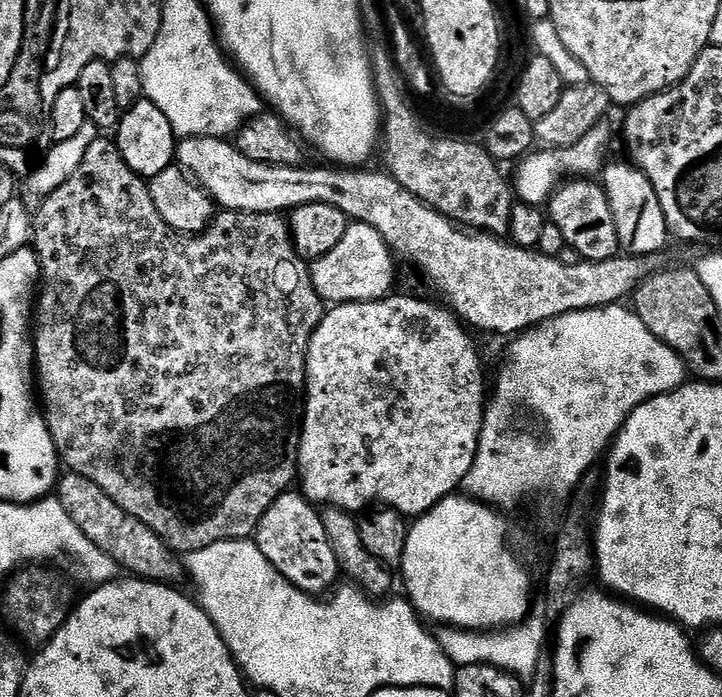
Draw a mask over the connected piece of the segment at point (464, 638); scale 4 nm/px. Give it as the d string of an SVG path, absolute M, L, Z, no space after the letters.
M537 614L529 615L523 624L511 630L489 630L470 632L459 628L441 627L438 639L444 652L457 666L466 664L489 664L511 672L517 678L535 677L536 667L540 664L540 655L544 652L544 620Z

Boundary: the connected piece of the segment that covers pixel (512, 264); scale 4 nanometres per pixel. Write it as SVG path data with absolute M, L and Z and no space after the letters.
M189 136L181 139L176 145L175 163L207 190L221 209L230 212L284 214L303 204L325 204L342 210L349 221L374 226L374 230L386 238L393 253L413 260L432 279L433 286L449 300L447 303L465 325L473 329L481 328L484 332L497 332L507 338L523 334L537 324L545 324L555 316L581 312L587 308L607 308L609 304L627 301L624 300L627 296L629 299L649 276L661 271L666 264L664 252L656 252L653 256L621 254L609 260L581 260L578 264L568 264L563 258L556 257L555 260L552 256L543 256L543 251L519 248L517 244L494 236L491 232L469 230L457 224L424 204L384 170L364 172L368 170L357 170L352 166L279 168L262 162L250 162L246 154L236 149L235 143L218 136Z

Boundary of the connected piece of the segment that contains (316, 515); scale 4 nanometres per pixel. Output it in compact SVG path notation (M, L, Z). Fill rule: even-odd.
M299 491L282 493L272 503L270 510L262 514L262 522L256 528L254 536L260 542L272 540L266 544L268 560L295 588L309 594L324 594L336 579L341 579L342 569L334 554L334 546L326 534L323 515Z

